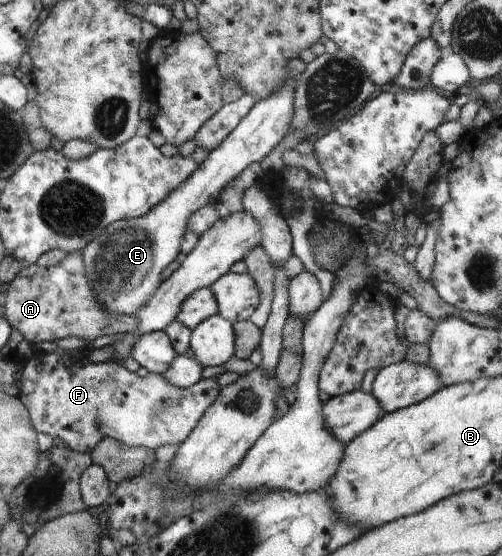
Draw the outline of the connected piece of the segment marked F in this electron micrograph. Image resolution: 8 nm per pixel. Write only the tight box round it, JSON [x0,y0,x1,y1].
[17,349,220,453]

